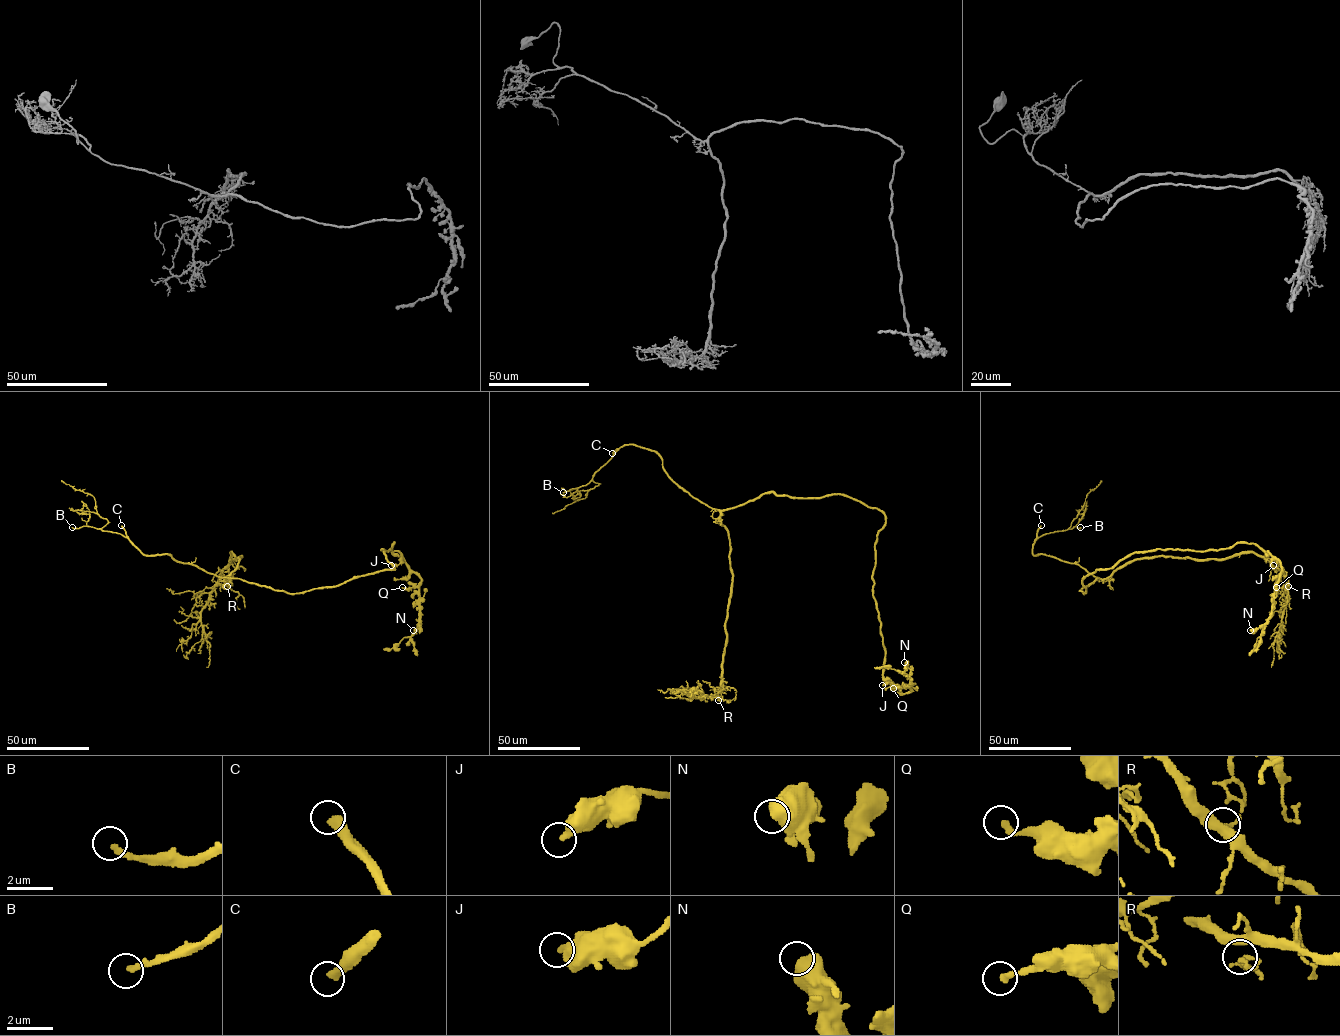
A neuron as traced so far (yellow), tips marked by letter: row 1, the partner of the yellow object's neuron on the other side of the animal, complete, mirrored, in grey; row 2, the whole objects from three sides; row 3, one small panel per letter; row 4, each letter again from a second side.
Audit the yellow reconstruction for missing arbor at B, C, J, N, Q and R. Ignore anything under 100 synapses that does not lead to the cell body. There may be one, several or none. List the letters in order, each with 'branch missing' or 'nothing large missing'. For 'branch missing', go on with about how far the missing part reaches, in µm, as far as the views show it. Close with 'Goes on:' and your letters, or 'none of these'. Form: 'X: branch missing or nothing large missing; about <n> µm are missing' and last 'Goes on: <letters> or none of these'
B: nothing large missing
C: branch missing; about 50 µm are missing
J: nothing large missing
N: nothing large missing
Q: nothing large missing
R: nothing large missing
Goes on: C

